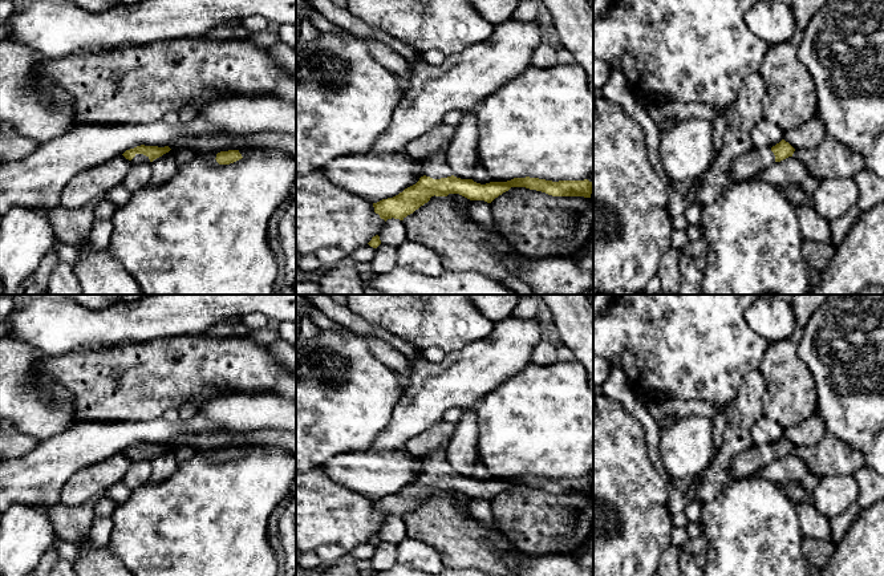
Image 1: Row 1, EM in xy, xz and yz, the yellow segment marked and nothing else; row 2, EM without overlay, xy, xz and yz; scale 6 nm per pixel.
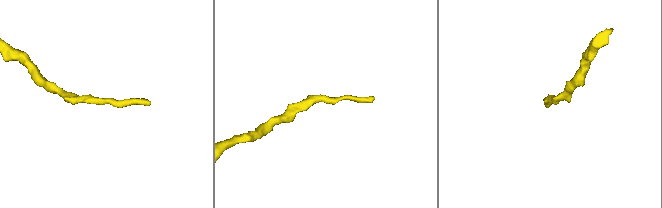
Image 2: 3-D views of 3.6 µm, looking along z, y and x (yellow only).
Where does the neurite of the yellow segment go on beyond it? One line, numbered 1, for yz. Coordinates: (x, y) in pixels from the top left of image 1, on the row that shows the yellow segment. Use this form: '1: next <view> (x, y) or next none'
1: next yz (749, 165)

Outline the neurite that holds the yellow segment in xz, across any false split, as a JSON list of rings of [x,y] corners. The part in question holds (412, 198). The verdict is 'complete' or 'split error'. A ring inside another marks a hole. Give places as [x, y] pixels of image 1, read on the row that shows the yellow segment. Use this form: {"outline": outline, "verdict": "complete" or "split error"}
{"outline": [[[442,147],[434,155],[423,159],[423,175],[419,180],[393,198],[373,203],[374,212],[385,222],[392,218],[404,220],[407,215],[427,203],[434,195],[447,196],[449,194],[459,194],[470,200],[491,203],[511,187],[526,187],[552,196],[591,198],[593,192],[593,183],[588,179],[552,182],[526,177],[486,184],[477,183],[473,179],[461,179],[454,177],[449,169],[446,153],[447,147]]], "verdict": "split error"}

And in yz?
{"outline": [[[784,139],[773,147],[753,149],[733,162],[730,179],[733,182],[750,179],[773,163],[792,157],[794,151],[795,149]]], "verdict": "split error"}

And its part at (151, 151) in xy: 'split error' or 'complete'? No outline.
split error

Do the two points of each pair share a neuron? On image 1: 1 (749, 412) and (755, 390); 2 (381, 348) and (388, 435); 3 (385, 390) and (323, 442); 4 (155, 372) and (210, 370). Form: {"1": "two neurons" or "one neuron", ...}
{"1": "one neuron", "2": "two neurons", "3": "one neuron", "4": "one neuron"}

